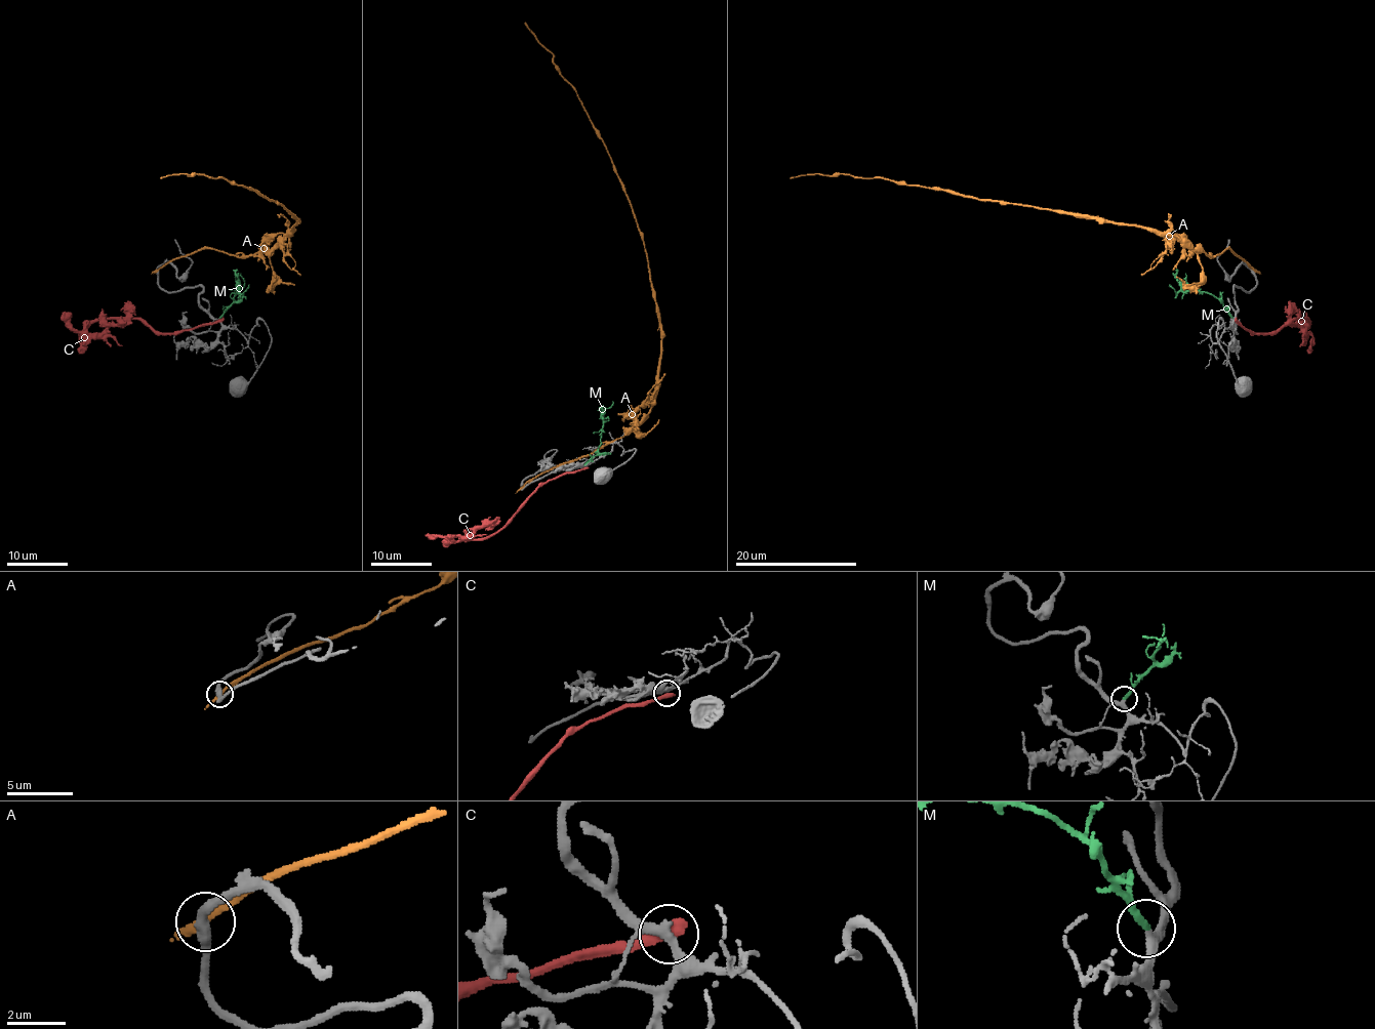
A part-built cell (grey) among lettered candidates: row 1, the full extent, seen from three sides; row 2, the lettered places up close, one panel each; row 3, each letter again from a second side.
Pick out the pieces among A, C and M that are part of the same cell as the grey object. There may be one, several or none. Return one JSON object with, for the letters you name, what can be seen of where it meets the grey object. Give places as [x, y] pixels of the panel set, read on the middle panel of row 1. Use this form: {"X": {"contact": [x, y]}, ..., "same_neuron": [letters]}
{"M": {"contact": [584, 464]}, "same_neuron": ["M"]}

